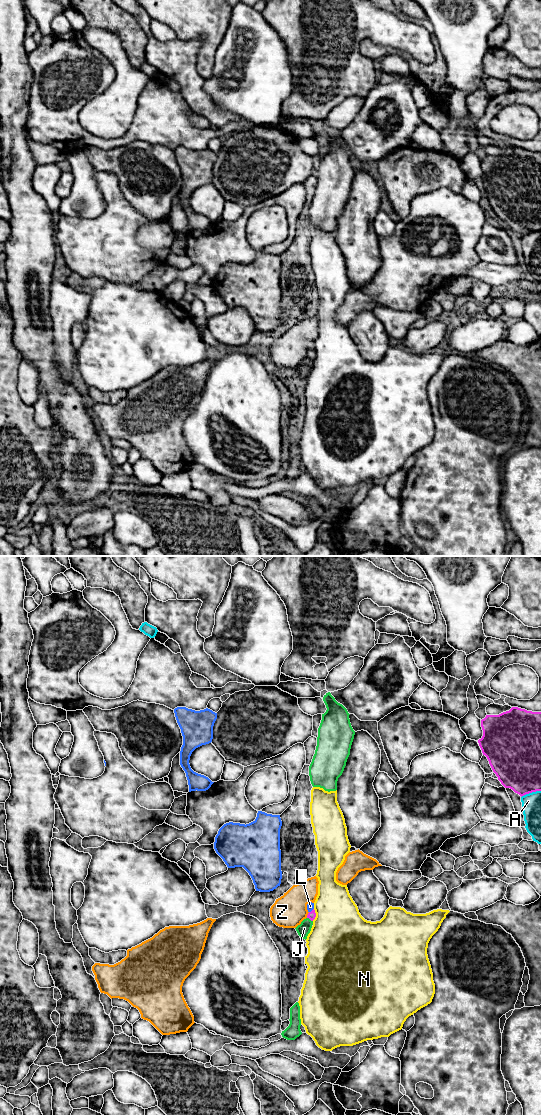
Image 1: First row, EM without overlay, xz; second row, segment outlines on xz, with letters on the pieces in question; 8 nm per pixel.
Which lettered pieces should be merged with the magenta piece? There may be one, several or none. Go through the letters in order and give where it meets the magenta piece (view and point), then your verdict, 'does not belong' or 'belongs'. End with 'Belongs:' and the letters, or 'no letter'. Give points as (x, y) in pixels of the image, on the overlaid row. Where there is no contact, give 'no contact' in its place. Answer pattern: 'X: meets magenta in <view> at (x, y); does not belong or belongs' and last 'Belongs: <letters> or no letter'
A: meets magenta in xz at (530, 792); does not belong
J: meets magenta in xz at (310, 919); does not belong
L: meets magenta in xz at (312, 910); belongs
N: meets magenta in xz at (315, 915); does not belong
Z: meets magenta in xz at (307, 915); does not belong
Belongs: L

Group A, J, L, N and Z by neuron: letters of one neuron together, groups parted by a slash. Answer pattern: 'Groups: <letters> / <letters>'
Groups: A / J / L / N / Z

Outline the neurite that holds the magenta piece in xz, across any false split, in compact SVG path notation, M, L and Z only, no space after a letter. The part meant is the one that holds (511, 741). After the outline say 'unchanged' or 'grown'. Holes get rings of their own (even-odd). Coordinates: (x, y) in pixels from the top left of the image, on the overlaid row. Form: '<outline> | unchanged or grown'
M518 707L499 715L486 715L481 720L483 736L478 740L479 746L489 761L493 772L505 788L512 789L521 797L541 791L541 712L532 712Z | unchanged

